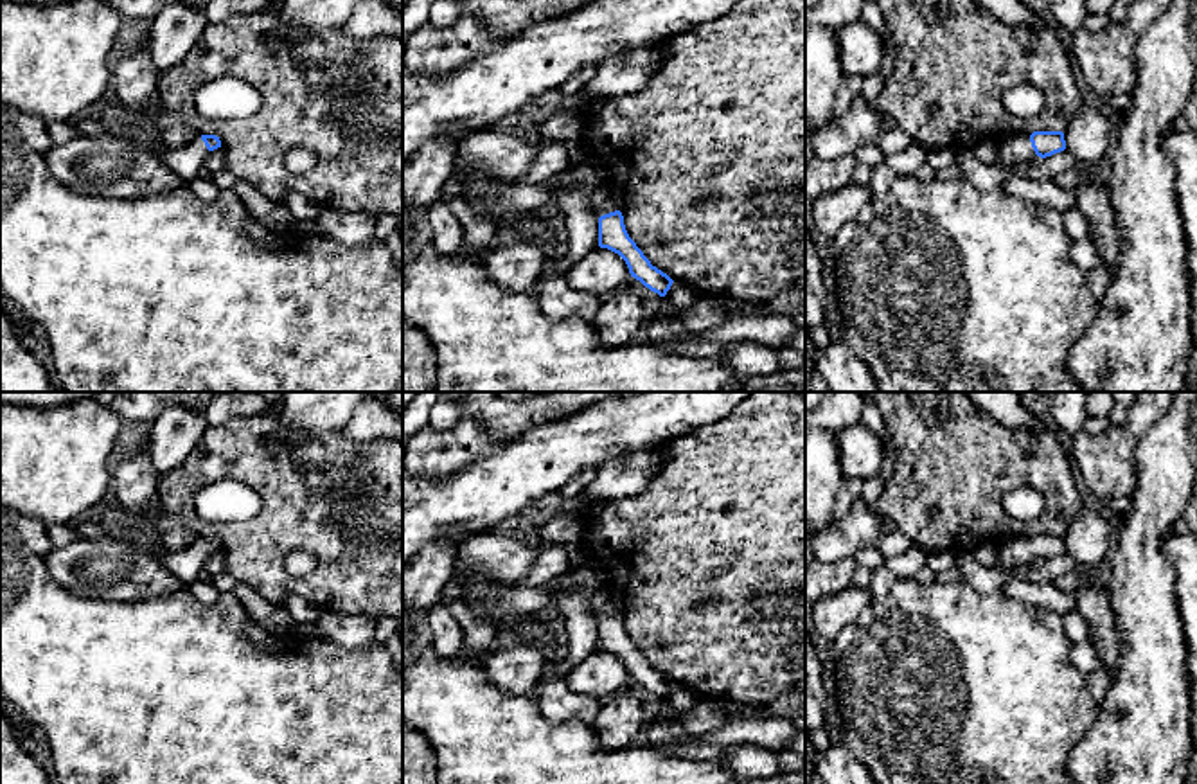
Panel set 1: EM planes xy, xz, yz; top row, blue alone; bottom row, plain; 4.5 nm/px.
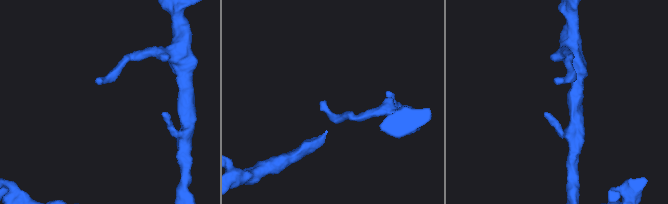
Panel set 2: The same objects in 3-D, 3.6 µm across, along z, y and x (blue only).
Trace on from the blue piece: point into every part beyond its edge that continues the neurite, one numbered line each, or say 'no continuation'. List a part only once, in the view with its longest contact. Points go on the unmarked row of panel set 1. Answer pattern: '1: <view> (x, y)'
1: yz (1014, 552)

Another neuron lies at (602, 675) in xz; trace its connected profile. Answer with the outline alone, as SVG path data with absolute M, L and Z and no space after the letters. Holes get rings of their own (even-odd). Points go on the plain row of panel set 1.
M607 651L593 653L566 674L570 690L598 701L624 692L629 680L631 676L625 664Z

